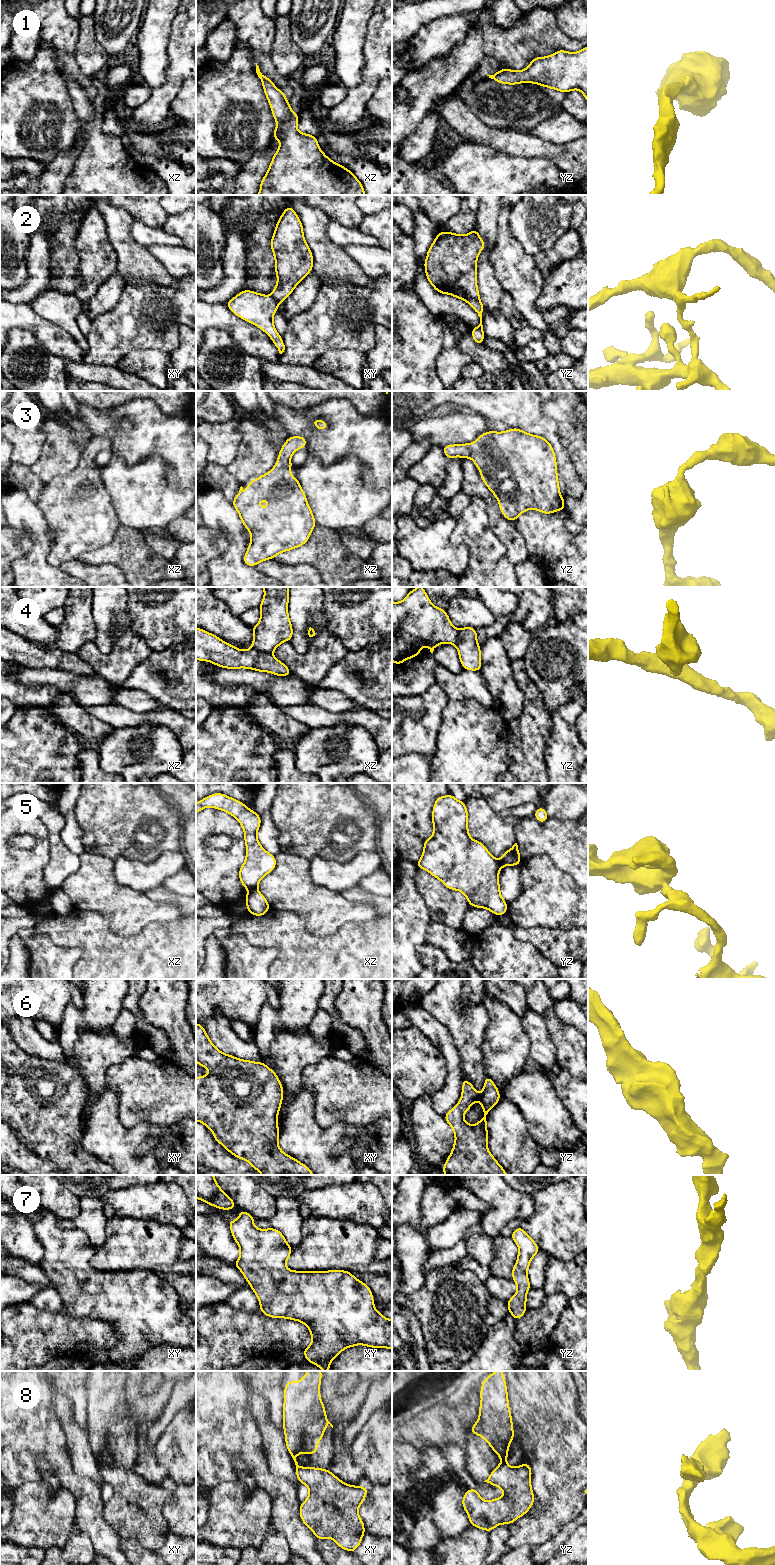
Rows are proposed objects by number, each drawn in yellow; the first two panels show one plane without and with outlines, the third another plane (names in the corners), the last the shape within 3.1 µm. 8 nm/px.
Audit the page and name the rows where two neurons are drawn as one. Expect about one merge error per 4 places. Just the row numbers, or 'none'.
2, 4, 5, 8

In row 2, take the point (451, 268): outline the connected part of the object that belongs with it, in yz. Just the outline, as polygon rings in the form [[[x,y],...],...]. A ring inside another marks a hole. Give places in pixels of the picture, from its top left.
[[[476,228],[465,235],[438,232],[424,261],[428,281],[441,294],[466,302],[479,299],[477,258],[484,247]]]

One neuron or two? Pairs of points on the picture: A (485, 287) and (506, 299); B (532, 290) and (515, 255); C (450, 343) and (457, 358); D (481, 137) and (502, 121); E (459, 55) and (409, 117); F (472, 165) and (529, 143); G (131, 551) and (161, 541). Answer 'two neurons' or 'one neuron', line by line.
A: two neurons
B: one neuron
C: one neuron
D: two neurons
E: one neuron
F: two neurons
G: two neurons

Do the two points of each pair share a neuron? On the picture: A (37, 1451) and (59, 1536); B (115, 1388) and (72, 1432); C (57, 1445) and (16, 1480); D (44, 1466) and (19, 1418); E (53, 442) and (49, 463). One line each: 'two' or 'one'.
A: two
B: two
C: one
D: two
E: one

